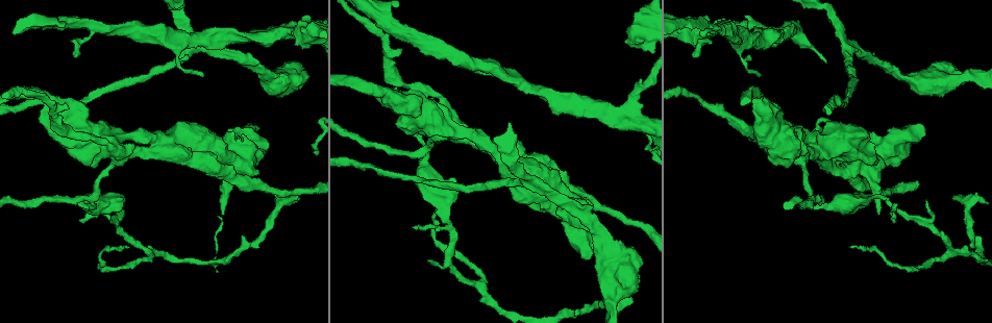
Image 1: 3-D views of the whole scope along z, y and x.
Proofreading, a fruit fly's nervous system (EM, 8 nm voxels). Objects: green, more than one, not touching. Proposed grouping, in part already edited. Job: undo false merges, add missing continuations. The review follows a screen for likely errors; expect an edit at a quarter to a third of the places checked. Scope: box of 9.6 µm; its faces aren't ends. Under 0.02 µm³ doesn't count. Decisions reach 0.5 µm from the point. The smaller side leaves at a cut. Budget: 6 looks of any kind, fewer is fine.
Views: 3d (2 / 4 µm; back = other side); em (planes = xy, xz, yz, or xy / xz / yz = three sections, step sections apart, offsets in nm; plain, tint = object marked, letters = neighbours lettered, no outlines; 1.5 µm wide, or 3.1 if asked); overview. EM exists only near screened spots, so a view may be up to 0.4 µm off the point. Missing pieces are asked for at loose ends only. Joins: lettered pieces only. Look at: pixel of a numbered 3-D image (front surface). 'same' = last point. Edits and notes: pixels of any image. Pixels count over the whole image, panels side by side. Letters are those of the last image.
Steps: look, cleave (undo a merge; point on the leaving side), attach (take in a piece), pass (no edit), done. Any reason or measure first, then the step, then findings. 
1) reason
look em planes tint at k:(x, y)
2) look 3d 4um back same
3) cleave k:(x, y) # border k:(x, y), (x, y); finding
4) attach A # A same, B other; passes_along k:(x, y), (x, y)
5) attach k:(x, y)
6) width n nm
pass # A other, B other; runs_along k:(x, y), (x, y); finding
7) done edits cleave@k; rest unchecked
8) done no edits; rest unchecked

look em xy step 4 tint at 1:(955, 197)

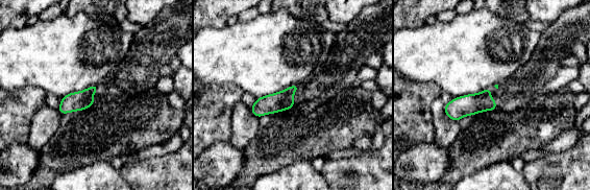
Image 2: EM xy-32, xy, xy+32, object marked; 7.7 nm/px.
look em xy step 4 letters same

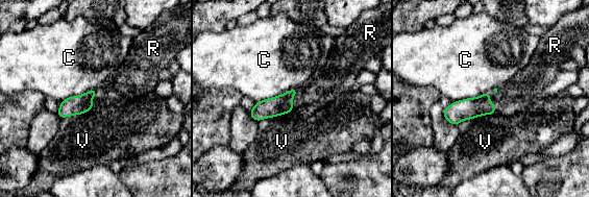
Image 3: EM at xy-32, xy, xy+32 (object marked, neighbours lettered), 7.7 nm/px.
attach R # C other, R same, V other; passes_along 3:(274, 106), (292, 98), (322, 89); it goes on there

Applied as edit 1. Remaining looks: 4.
thick turns thin
look em planes plain at 1:(264, 77)

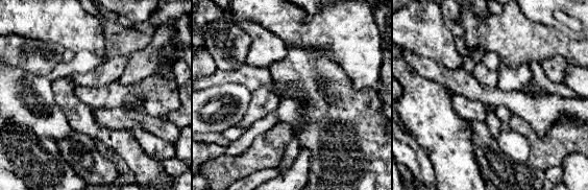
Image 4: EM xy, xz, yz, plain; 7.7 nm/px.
with the object marked
look em planes tint same

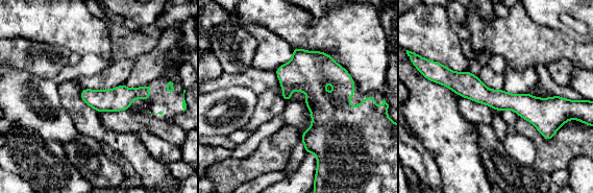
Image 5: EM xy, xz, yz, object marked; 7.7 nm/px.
what lies round it
look em planes letters same

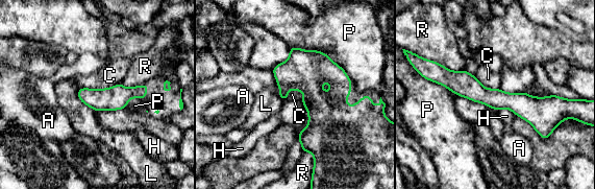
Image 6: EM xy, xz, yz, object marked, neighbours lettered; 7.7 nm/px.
pass # A other, C other, H other, L other, P other, R other; border 6:(120, 81), (105, 88), (79, 88); one neuron here

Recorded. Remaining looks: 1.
done edits attach@3; rest unchecked

